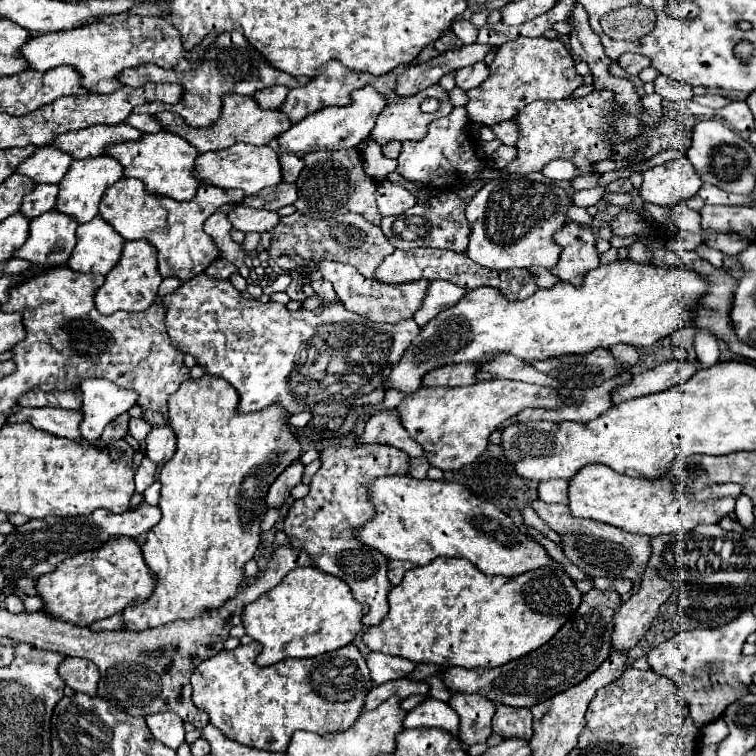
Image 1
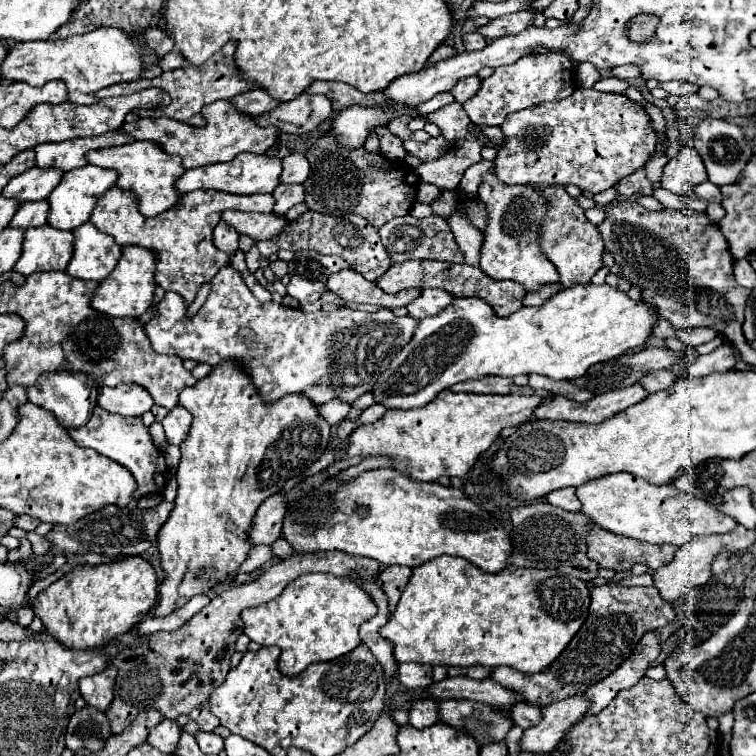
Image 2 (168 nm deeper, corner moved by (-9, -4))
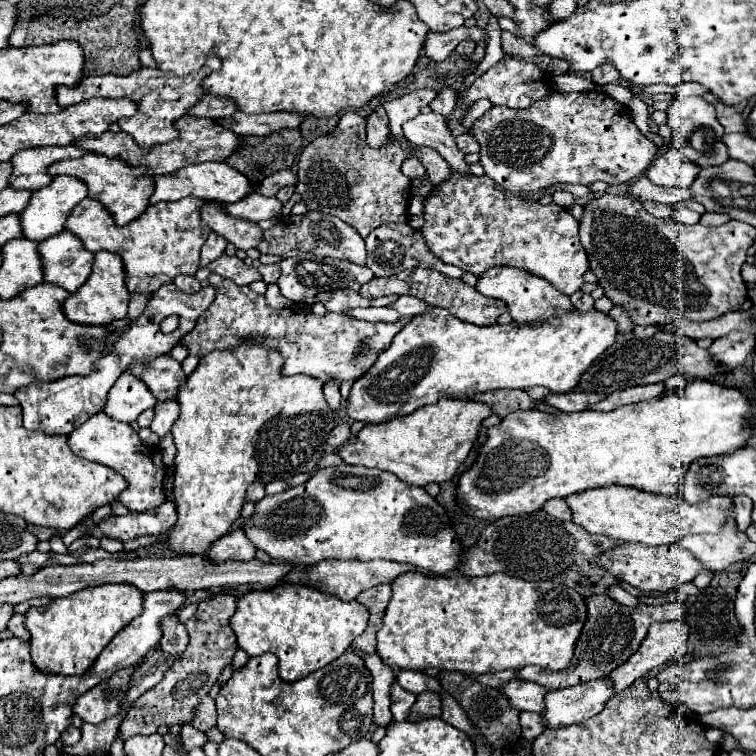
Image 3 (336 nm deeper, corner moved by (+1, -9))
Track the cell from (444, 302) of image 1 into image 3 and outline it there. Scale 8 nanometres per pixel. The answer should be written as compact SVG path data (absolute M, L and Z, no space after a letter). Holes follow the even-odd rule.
M400 296L392 308L396 308L402 316L418 316L418 314L424 314L428 310L428 304L424 304L422 300L414 298L414 296Z

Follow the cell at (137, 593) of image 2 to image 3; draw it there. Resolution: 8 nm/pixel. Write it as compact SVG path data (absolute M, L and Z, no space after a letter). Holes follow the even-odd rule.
M102 584L84 588L72 596L58 598L42 608L26 612L26 628L30 630L32 662L40 672L80 676L92 668L108 642L142 612L142 592L130 584Z

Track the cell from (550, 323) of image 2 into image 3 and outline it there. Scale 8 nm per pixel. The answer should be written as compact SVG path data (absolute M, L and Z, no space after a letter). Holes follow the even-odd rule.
M432 308L416 318L412 318L410 324L406 324L402 328L402 332L392 340L390 348L384 350L378 360L372 364L372 368L354 382L352 390L350 390L350 396L348 396L348 406L346 406L346 414L352 418L352 420L360 420L364 424L382 424L382 422L388 422L392 418L400 418L400 416L406 416L406 414L412 414L414 410L426 406L426 404L434 404L438 402L438 398L462 398L462 400L470 400L474 394L478 392L492 392L492 390L500 390L500 388L510 388L510 390L528 390L532 386L546 386L550 388L552 392L556 394L566 394L566 392L572 392L576 388L576 384L580 382L580 376L586 372L586 368L606 350L610 348L612 344L616 342L616 322L608 316L608 314L602 314L602 312L596 312L596 310L590 310L586 314L582 312L568 312L568 314L560 314L558 318L552 318L548 322L538 322L538 324L522 324L518 326L516 322L510 322L510 324L494 324L494 326L476 326L476 324L468 324L468 322L462 322L458 320L456 316L452 316L448 310L444 308Z

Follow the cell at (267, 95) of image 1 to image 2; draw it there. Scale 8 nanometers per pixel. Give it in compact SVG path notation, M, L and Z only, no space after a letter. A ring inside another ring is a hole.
M252 89L252 91L244 93L244 95L234 97L232 103L234 103L234 107L238 107L238 111L242 111L246 115L252 115L252 117L258 117L258 115L264 115L266 111L272 111L282 101L274 99L264 89Z

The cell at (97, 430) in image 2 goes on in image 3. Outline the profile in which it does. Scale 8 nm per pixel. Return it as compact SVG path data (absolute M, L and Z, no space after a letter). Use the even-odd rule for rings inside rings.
M102 412L102 414L92 416L90 420L86 420L80 428L76 428L68 436L68 444L76 456L98 462L98 464L106 464L128 480L128 492L122 492L118 496L118 500L130 512L148 512L148 510L158 508L166 500L164 490L162 490L162 480L164 480L164 472L166 472L162 456L158 456L158 452L154 452L154 450L150 452L148 446L144 446L144 452L142 452L142 440L130 428L130 424L112 420L110 416L106 416Z

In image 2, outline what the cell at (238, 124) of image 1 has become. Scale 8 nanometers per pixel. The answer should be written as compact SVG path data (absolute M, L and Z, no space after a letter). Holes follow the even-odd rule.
M214 101L204 107L204 119L206 127L190 127L186 123L178 123L174 119L158 117L158 119L136 119L134 123L124 123L120 129L124 133L130 133L138 141L154 141L162 145L164 151L172 155L180 155L186 169L192 167L204 167L210 163L222 163L232 161L238 153L266 153L276 141L280 131L276 127L260 127L254 117L242 115L230 101Z

